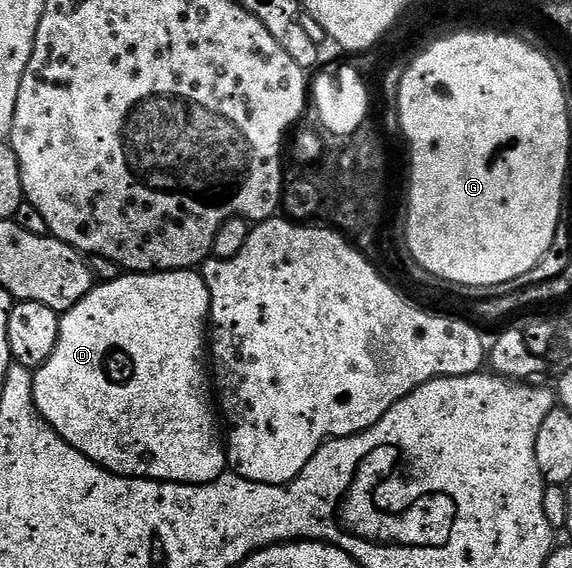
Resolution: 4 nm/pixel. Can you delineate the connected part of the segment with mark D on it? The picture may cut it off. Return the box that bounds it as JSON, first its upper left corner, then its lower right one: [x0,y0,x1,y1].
[32,270,228,484]

